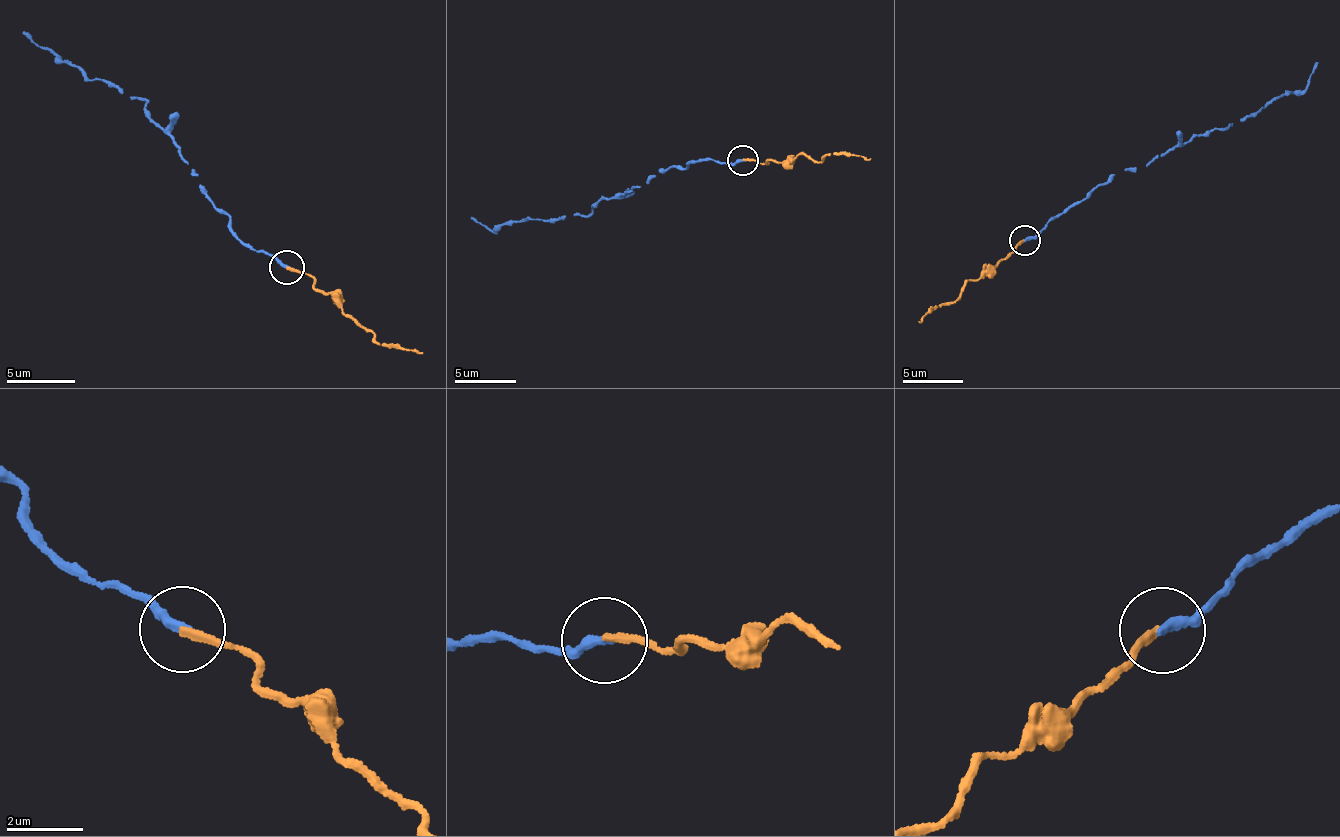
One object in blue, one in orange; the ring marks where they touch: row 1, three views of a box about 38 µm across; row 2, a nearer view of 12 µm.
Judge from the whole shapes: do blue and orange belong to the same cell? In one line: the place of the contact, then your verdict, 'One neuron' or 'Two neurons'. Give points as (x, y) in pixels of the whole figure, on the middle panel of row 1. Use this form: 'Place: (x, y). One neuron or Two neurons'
Place: (743, 160). One neuron

